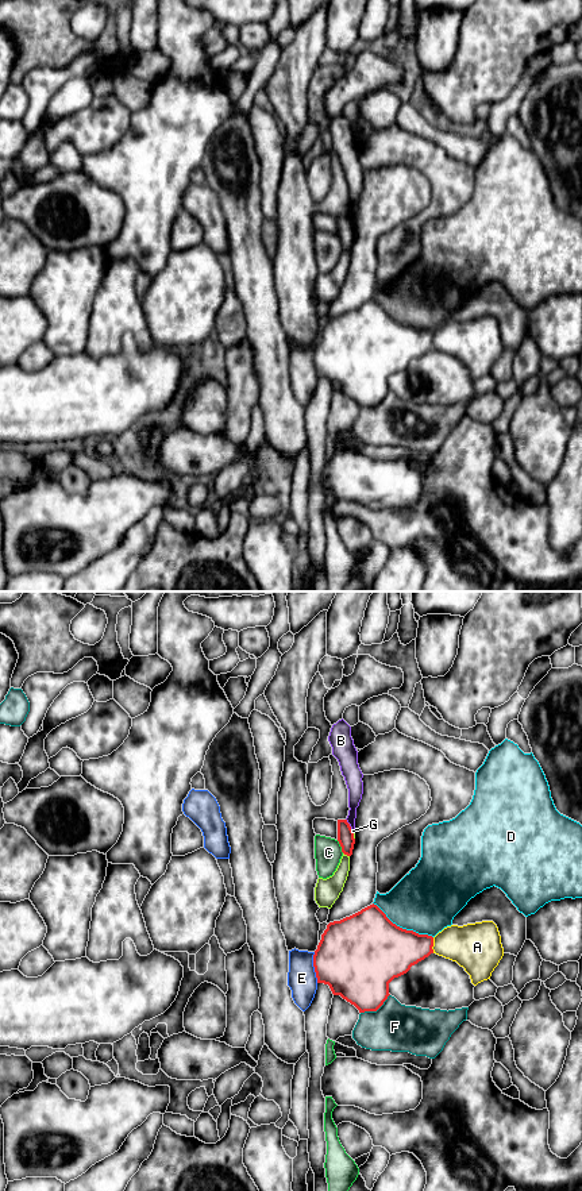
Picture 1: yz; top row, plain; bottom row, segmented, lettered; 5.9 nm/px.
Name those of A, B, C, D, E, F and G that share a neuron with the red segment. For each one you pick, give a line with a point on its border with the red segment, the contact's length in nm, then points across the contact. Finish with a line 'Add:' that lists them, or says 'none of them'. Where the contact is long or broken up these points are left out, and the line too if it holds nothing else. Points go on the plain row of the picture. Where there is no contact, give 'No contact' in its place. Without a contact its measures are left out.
Add: none of them

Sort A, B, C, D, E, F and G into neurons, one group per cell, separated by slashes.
A / B G / C / D / E / F

